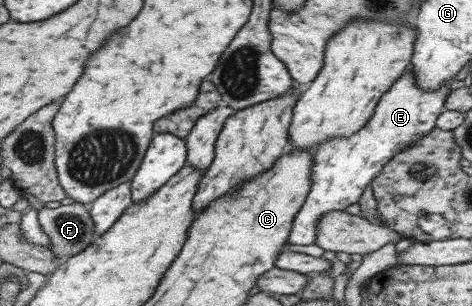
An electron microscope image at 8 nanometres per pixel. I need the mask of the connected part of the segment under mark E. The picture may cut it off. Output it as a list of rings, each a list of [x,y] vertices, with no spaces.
[[[409,69],[403,71],[397,81],[379,97],[373,115],[367,123],[349,137],[333,137],[317,145],[313,150],[310,168],[310,187],[304,203],[294,215],[289,236],[289,245],[311,245],[316,239],[319,215],[325,211],[344,211],[348,205],[357,203],[365,187],[388,165],[393,155],[407,147],[413,147],[419,137],[434,128],[435,120],[445,111],[445,98],[456,85],[447,81],[441,89],[429,93],[415,85],[415,77]]]

